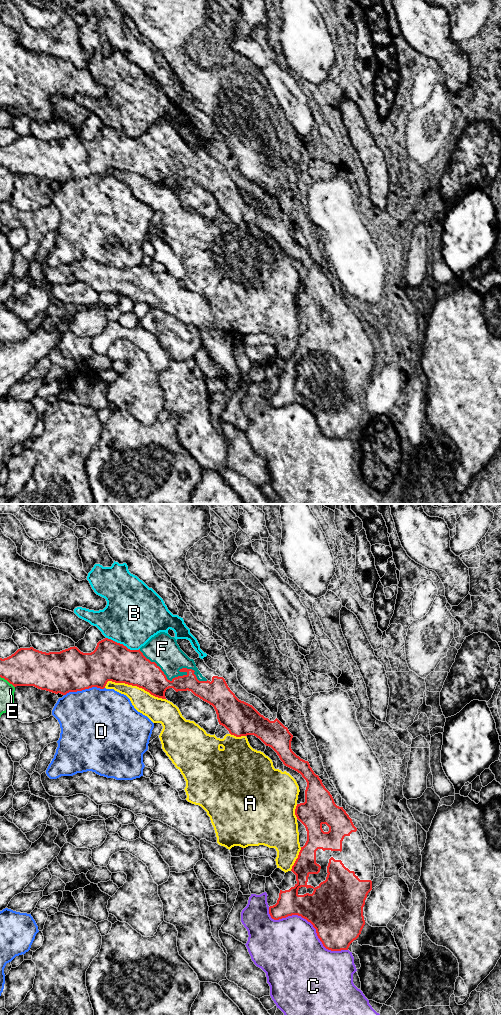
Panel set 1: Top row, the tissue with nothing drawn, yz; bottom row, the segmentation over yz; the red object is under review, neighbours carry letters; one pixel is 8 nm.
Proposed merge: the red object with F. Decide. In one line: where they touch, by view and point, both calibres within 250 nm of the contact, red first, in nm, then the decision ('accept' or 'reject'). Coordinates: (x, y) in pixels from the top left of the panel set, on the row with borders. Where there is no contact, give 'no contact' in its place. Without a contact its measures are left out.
meets red in yz at (180, 676); 220 nm thick on the red side, 240 nm on the other; accept

